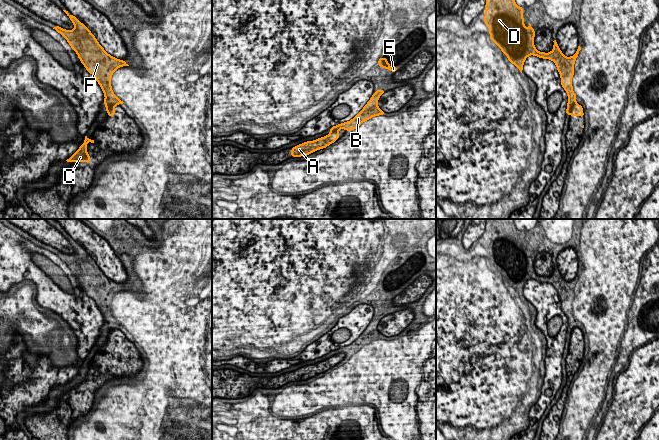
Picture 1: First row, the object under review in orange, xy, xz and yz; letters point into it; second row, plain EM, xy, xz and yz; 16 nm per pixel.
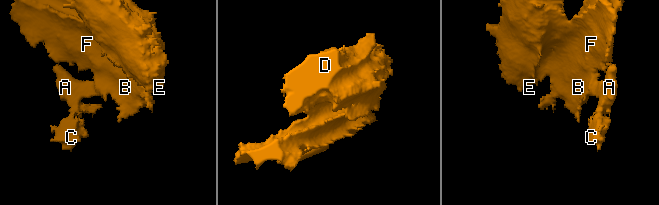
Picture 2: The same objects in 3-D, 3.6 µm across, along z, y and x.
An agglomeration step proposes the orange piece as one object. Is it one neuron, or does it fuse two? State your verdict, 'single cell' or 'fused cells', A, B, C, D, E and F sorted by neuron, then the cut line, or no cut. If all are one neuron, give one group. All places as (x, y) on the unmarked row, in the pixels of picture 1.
fused cells; groups A C / B D E F; cut yz (575, 326), (569, 337)

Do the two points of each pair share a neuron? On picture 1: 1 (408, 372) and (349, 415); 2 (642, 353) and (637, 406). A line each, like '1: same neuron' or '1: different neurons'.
1: different neurons
2: same neuron

